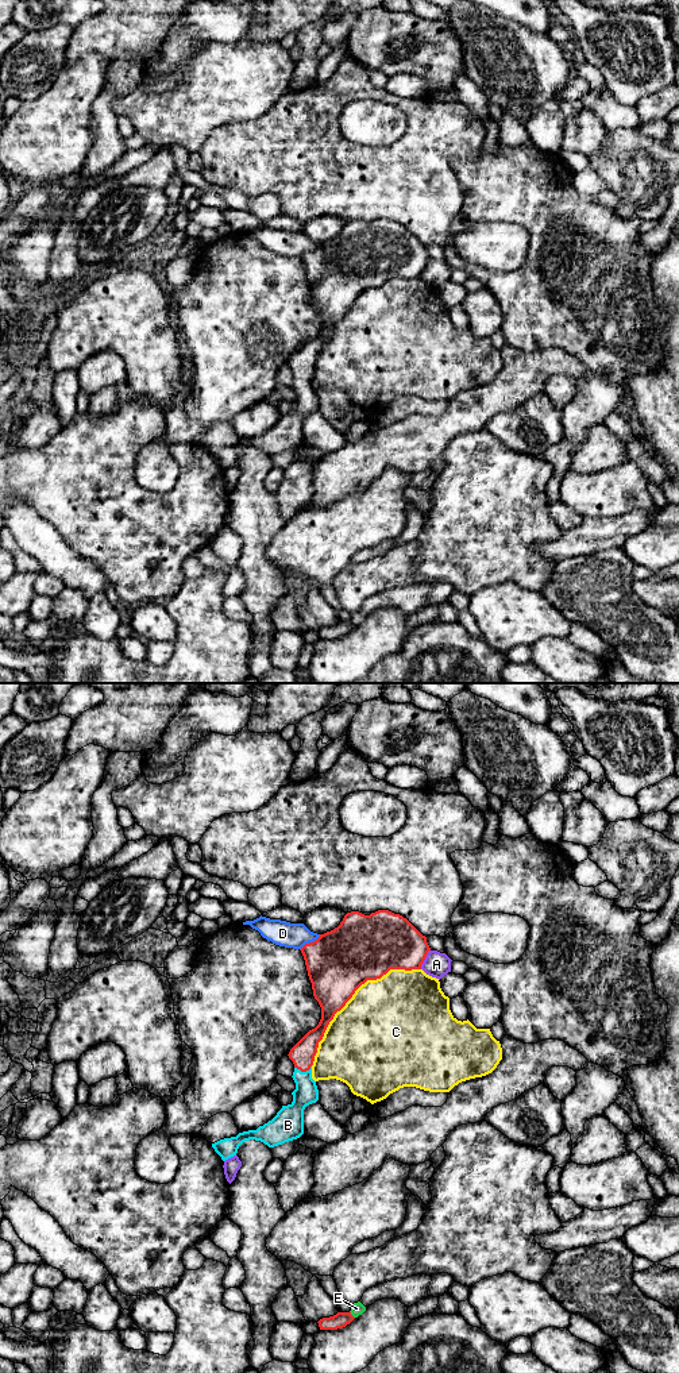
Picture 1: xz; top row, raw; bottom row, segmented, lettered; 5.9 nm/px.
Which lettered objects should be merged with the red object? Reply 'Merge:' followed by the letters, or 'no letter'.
Merge: B

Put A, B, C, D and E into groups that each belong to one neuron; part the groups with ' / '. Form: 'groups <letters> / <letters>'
groups A / B / C / D / E

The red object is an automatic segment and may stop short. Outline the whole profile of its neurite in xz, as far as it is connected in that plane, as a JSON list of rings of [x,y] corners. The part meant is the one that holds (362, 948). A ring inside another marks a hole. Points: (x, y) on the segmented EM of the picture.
[[[378,910],[370,915],[347,913],[337,927],[320,934],[300,950],[313,996],[321,1007],[321,1019],[288,1054],[294,1064],[293,1102],[282,1106],[271,1121],[256,1130],[212,1143],[223,1161],[236,1156],[246,1141],[255,1139],[274,1148],[304,1134],[304,1110],[319,1100],[312,1065],[319,1042],[335,1014],[367,980],[381,979],[390,969],[421,969],[431,948],[427,937],[406,918],[389,910]]]

